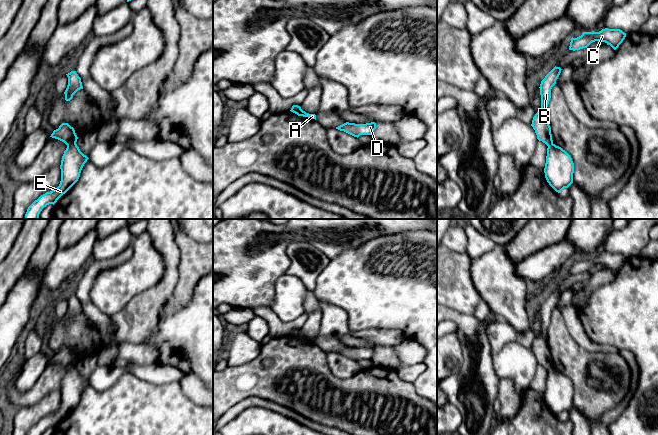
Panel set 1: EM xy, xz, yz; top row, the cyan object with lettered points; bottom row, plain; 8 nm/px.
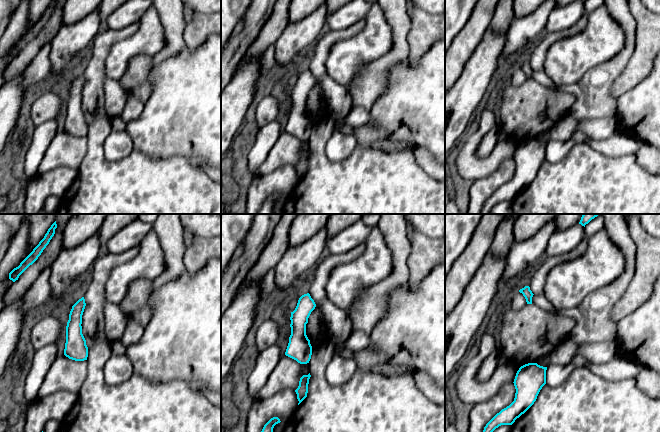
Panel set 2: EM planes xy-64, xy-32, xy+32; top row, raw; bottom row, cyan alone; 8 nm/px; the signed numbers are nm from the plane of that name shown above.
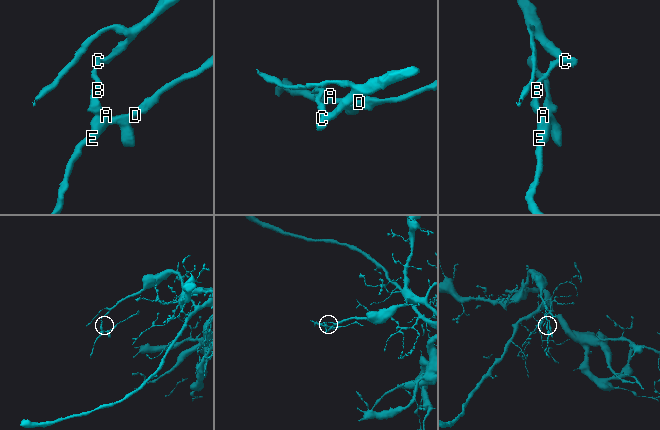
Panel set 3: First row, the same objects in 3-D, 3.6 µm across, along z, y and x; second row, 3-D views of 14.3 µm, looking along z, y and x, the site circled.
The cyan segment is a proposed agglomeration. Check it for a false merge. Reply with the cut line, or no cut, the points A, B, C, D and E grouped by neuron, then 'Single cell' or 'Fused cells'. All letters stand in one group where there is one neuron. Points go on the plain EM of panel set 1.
Split along xy (75, 367), (67, 370). Groups: A D E / B C. Fused cells

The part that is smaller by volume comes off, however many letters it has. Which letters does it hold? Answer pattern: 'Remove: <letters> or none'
Remove: A, D, E

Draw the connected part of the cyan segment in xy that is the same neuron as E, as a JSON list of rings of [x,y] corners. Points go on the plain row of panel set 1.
[[[77,368],[68,369],[61,384],[61,405],[59,410],[35,424],[27,435],[42,435],[49,428],[55,428],[79,403],[81,394],[89,382],[84,379]]]

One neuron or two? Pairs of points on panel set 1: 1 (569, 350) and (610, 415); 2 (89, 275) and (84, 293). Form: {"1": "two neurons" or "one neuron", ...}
{"1": "two neurons", "2": "one neuron"}

